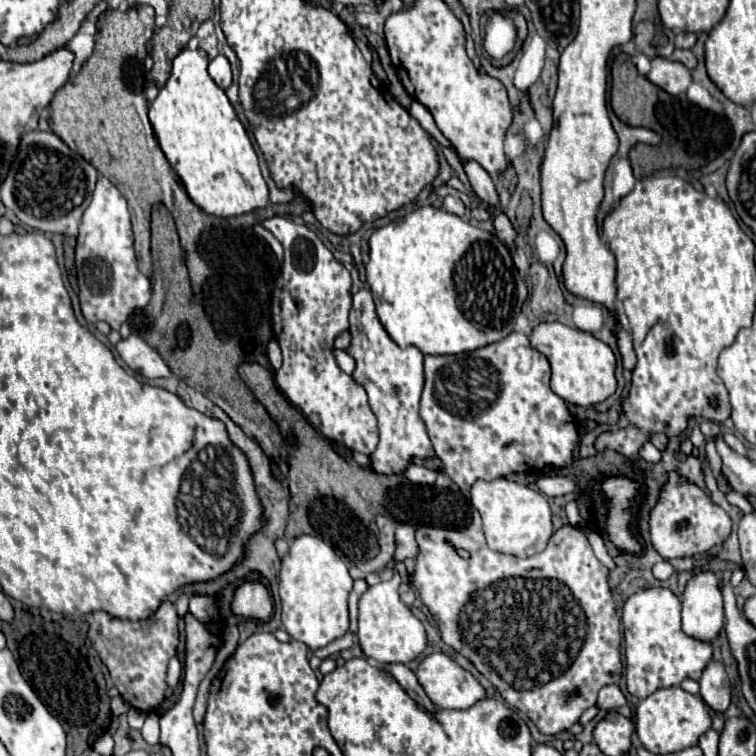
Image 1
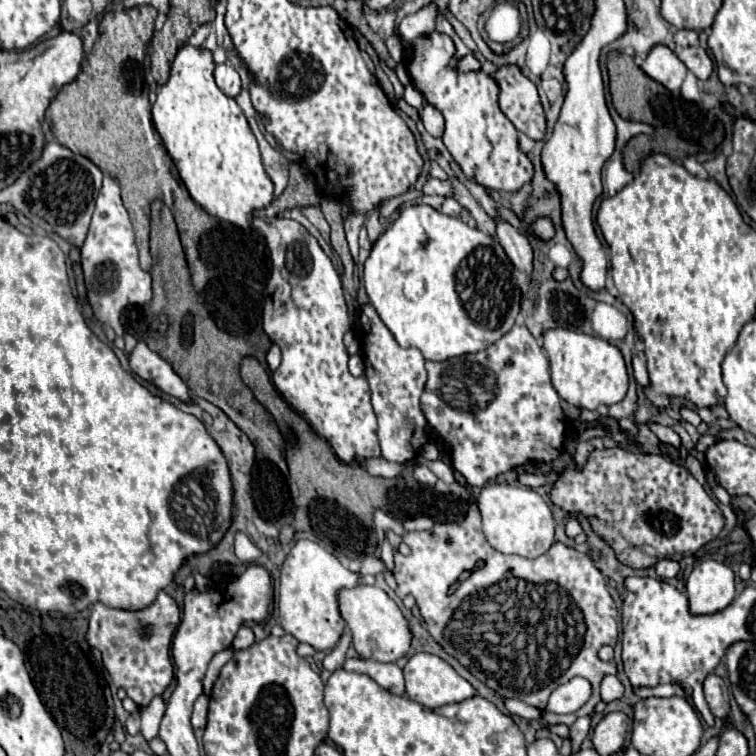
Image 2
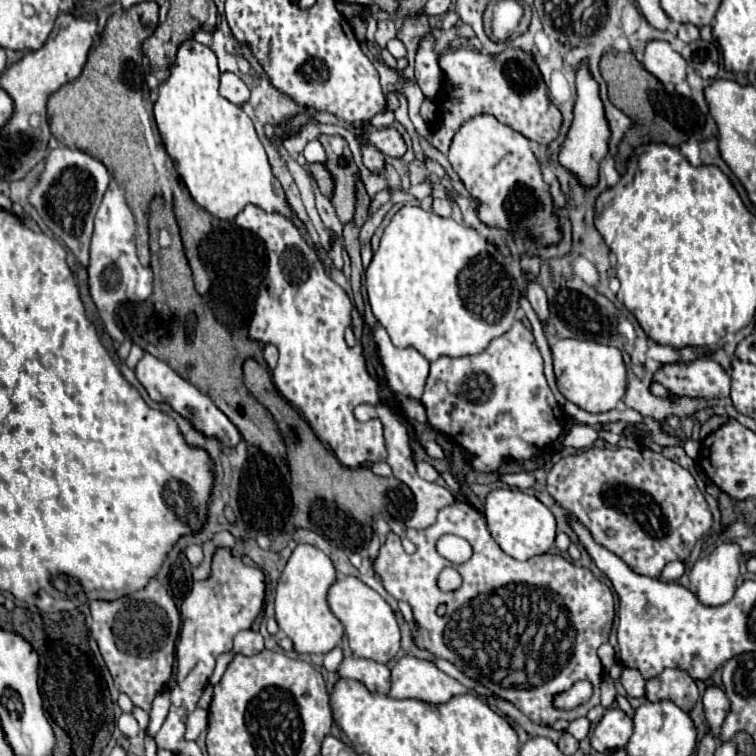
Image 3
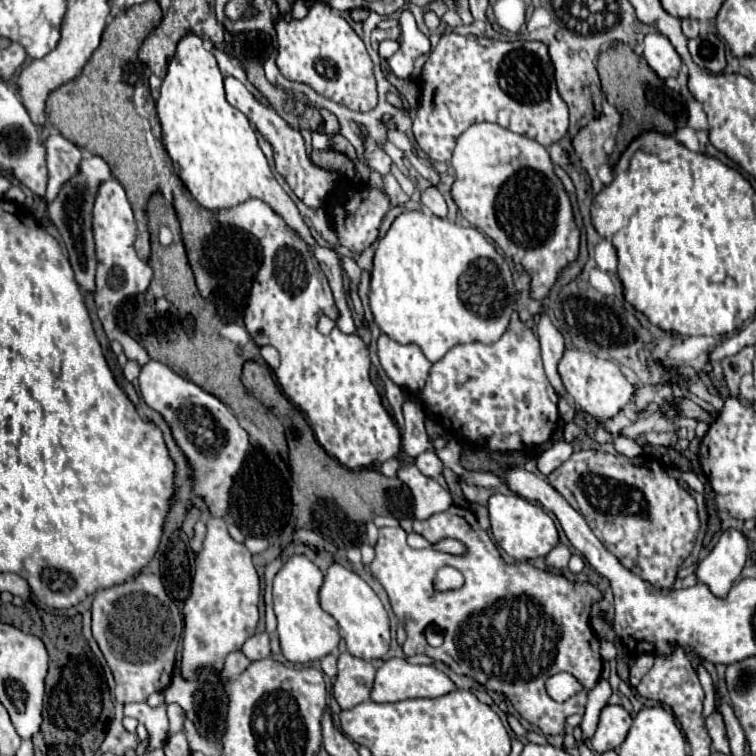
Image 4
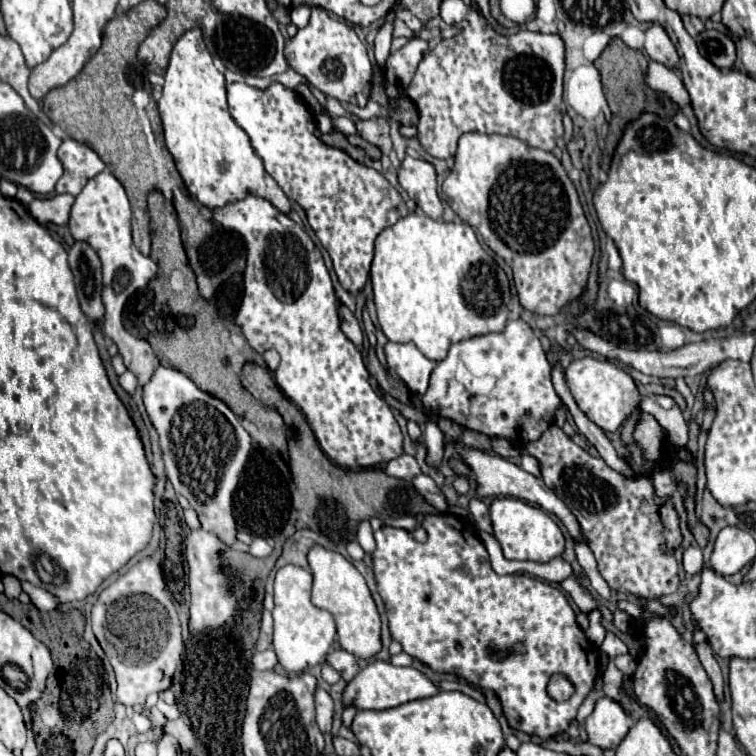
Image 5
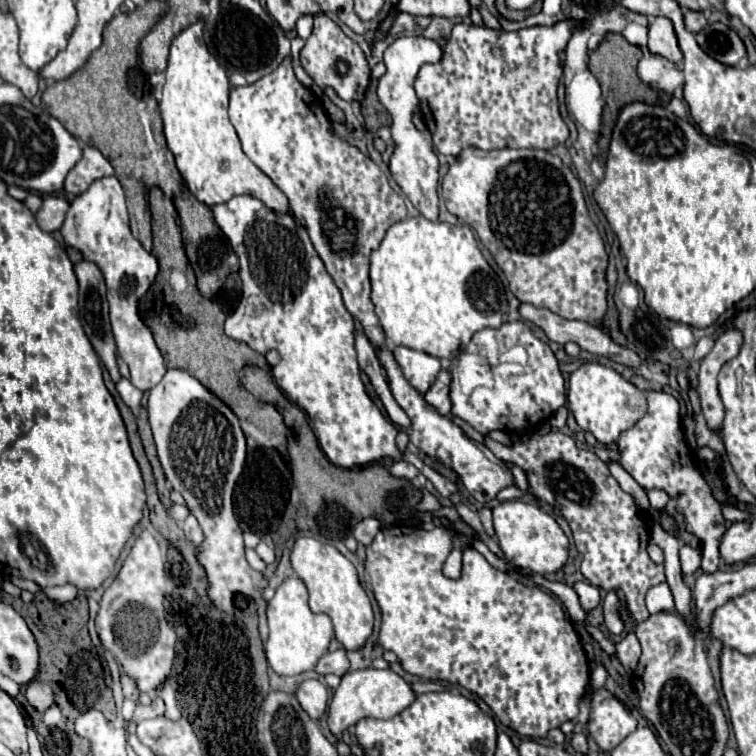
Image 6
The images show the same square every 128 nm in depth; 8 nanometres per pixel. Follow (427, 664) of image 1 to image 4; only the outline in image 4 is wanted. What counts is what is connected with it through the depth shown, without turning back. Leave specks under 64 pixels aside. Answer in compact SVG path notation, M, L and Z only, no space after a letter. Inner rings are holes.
M390 658L390 660L384 660L384 664L376 670L376 678L370 690L370 700L382 704L382 702L400 702L408 698L438 698L448 694L450 690L454 690L452 680L438 668L414 666L414 664L408 664L404 658Z

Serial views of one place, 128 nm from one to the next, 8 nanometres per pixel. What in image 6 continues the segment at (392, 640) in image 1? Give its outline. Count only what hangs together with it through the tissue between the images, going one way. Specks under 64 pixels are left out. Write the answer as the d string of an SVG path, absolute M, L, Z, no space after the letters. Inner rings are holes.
M300 536L294 542L294 548L290 552L290 564L296 576L306 584L308 594L310 594L310 610L312 612L322 612L332 618L336 640L346 648L346 650L356 650L360 648L366 638L372 634L372 624L374 624L374 614L370 600L360 586L356 568L352 562L340 554L330 544L322 544L310 536Z

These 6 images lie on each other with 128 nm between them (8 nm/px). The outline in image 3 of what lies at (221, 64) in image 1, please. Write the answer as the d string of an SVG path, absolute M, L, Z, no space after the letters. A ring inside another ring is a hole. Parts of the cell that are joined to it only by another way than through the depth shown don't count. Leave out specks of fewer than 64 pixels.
M224 72L220 76L220 94L230 100L232 104L236 106L242 106L248 102L248 96L250 96L250 90L248 86L242 82L240 76L232 74L232 72Z

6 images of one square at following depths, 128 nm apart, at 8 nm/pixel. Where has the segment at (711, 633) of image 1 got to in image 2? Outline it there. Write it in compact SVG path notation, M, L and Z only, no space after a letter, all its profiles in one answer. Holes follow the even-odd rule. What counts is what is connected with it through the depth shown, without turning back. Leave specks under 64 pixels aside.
M712 558L694 566L686 580L686 594L694 614L712 614L724 610L736 594L734 570Z

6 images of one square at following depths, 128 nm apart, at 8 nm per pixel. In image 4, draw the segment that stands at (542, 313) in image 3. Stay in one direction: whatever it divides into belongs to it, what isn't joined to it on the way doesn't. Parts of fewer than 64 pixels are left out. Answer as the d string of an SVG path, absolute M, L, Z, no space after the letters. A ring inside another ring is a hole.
M542 314L542 318L540 318L536 328L538 328L540 346L542 346L542 360L544 360L546 376L550 380L552 388L556 390L556 394L560 398L568 398L566 388L562 384L562 378L558 374L558 362L562 360L562 354L564 354L564 336L554 328L550 318L544 316L544 314Z

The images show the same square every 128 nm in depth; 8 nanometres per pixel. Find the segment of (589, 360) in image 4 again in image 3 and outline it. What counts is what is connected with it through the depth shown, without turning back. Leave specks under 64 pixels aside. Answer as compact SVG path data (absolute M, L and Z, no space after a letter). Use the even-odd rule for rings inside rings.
M556 340L552 342L552 358L558 390L586 412L608 412L616 408L618 400L626 394L626 366L620 350L604 344L592 344L588 340Z

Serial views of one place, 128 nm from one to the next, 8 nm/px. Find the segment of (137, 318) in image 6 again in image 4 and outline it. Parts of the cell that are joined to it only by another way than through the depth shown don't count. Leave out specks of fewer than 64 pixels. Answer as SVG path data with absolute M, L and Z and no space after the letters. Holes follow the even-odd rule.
M112 176L110 180L102 182L98 186L94 208L92 208L92 232L96 242L96 258L98 258L98 272L96 272L96 306L98 306L98 318L104 326L104 332L108 340L118 340L122 344L122 350L128 360L138 362L140 366L148 364L150 356L148 352L126 332L122 332L114 320L114 310L120 300L128 298L132 290L146 290L152 280L152 268L148 262L140 260L134 250L134 236L136 236L136 220L132 214L132 208L128 204L126 192L122 184Z

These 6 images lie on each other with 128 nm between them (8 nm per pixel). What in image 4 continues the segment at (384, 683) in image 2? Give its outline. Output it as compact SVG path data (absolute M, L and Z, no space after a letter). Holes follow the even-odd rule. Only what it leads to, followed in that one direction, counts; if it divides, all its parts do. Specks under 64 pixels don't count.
M348 652L338 656L338 676L334 684L334 698L342 710L350 710L356 704L362 704L370 696L374 666L366 660L360 660Z

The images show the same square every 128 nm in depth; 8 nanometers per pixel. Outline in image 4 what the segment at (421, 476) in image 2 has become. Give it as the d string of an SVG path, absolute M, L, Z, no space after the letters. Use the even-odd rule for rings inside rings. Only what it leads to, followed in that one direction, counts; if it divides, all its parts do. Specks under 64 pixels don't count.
M426 450L424 454L420 454L420 456L416 458L416 466L420 468L422 474L426 474L426 476L430 476L430 478L438 478L438 476L442 474L442 470L444 470L444 464L442 464L442 460L438 458L436 450Z

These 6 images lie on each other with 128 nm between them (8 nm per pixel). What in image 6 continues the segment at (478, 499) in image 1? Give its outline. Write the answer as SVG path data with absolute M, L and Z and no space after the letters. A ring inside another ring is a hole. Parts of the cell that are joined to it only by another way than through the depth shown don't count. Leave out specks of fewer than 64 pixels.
M510 500L500 502L492 510L494 514L494 530L498 544L506 556L506 560L514 566L532 570L536 574L552 574L560 570L568 560L568 538L554 520L554 516L542 512L538 506L522 502L522 500Z

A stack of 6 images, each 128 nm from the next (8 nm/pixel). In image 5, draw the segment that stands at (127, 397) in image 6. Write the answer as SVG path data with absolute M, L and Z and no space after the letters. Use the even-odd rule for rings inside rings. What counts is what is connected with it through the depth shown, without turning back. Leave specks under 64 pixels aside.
M126 370L126 372L124 372L124 374L122 374L118 380L120 380L120 386L122 386L122 388L124 388L124 390L126 390L126 392L128 392L132 398L134 398L134 394L136 394L136 388L138 388L136 376L134 376L132 372L128 372L128 370Z

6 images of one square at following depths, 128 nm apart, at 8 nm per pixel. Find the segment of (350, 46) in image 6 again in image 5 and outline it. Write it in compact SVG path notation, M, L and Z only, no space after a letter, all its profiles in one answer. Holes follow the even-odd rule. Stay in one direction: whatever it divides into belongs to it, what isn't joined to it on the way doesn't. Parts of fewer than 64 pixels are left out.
M312 8L308 26L298 30L298 34L286 42L284 54L288 64L326 96L358 106L368 102L372 88L372 64L368 60L366 46L346 22L332 18L324 8Z

